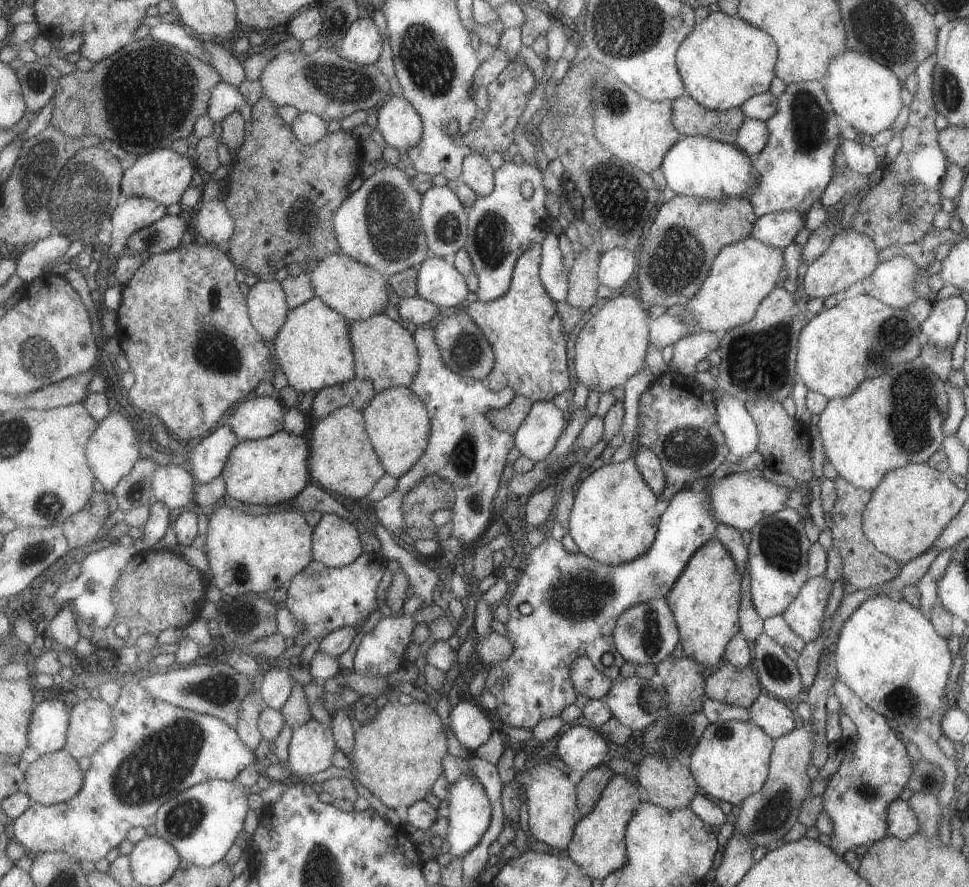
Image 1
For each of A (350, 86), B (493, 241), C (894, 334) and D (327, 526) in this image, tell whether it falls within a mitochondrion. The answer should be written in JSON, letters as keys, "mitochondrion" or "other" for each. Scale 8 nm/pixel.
{"A":"mitochondrion","B":"mitochondrion","C":"mitochondrion","D":"other"}

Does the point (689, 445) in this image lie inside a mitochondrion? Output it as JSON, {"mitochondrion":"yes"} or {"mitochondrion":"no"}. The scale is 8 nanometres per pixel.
{"mitochondrion":"yes"}

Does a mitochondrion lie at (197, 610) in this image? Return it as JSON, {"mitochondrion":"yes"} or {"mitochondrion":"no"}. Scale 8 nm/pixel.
{"mitochondrion":"no"}

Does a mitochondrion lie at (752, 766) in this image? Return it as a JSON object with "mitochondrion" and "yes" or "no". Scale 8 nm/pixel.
{"mitochondrion":"no"}

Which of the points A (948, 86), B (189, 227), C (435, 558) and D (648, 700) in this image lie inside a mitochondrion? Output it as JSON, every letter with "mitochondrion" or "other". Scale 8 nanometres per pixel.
{"A":"mitochondrion","B":"other","C":"other","D":"mitochondrion"}

